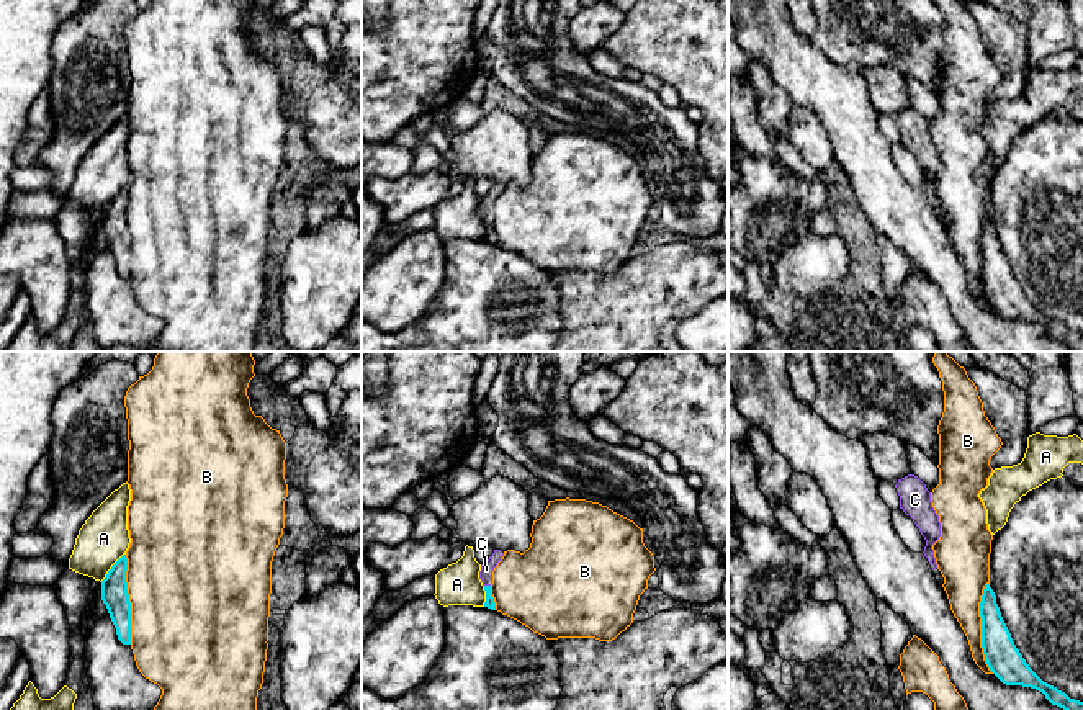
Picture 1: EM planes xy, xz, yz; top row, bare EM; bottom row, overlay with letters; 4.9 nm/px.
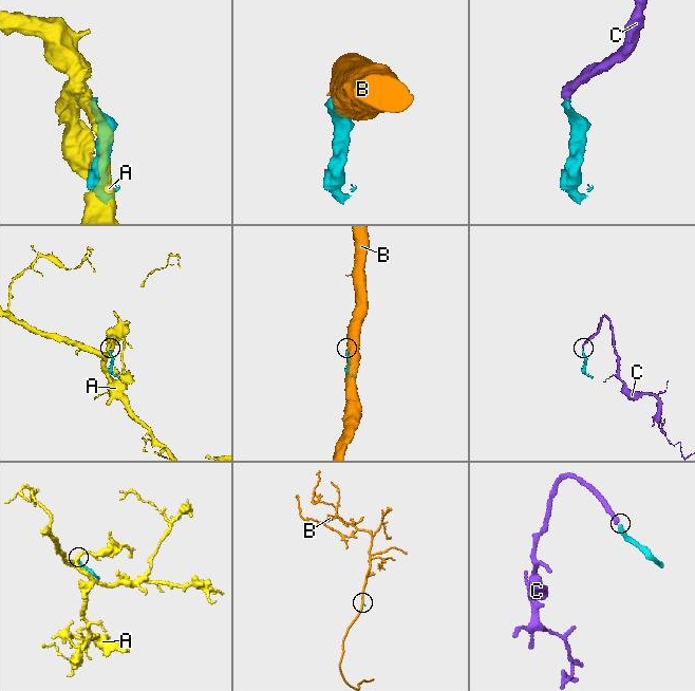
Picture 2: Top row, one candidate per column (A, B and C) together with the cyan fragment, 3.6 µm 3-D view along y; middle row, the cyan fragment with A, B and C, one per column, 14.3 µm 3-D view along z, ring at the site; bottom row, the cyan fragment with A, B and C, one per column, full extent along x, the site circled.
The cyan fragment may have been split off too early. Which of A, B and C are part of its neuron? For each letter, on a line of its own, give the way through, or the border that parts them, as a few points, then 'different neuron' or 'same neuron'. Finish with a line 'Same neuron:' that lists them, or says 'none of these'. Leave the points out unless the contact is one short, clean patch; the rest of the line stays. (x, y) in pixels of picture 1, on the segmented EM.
A: different neuron
B: different neuron
C: way xz (489, 602), (488, 586), (486, 570); same neuron
Same neuron: C

